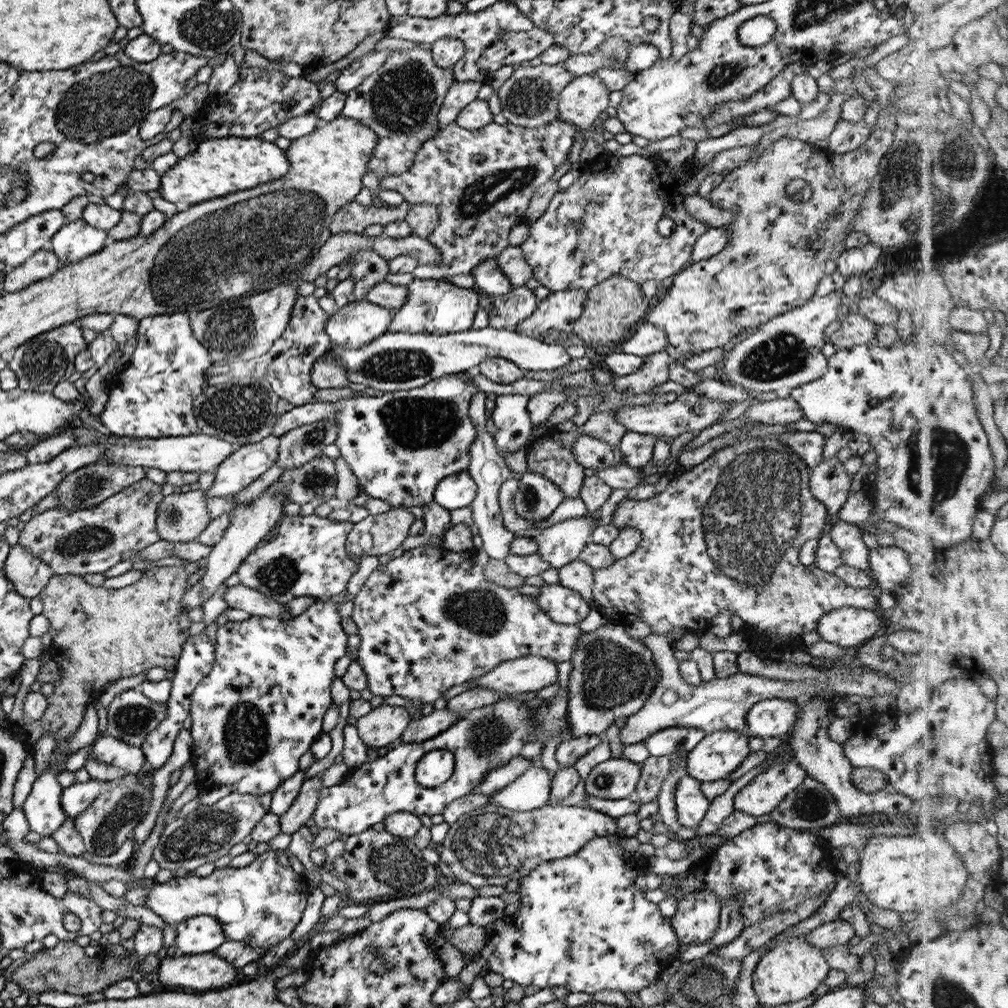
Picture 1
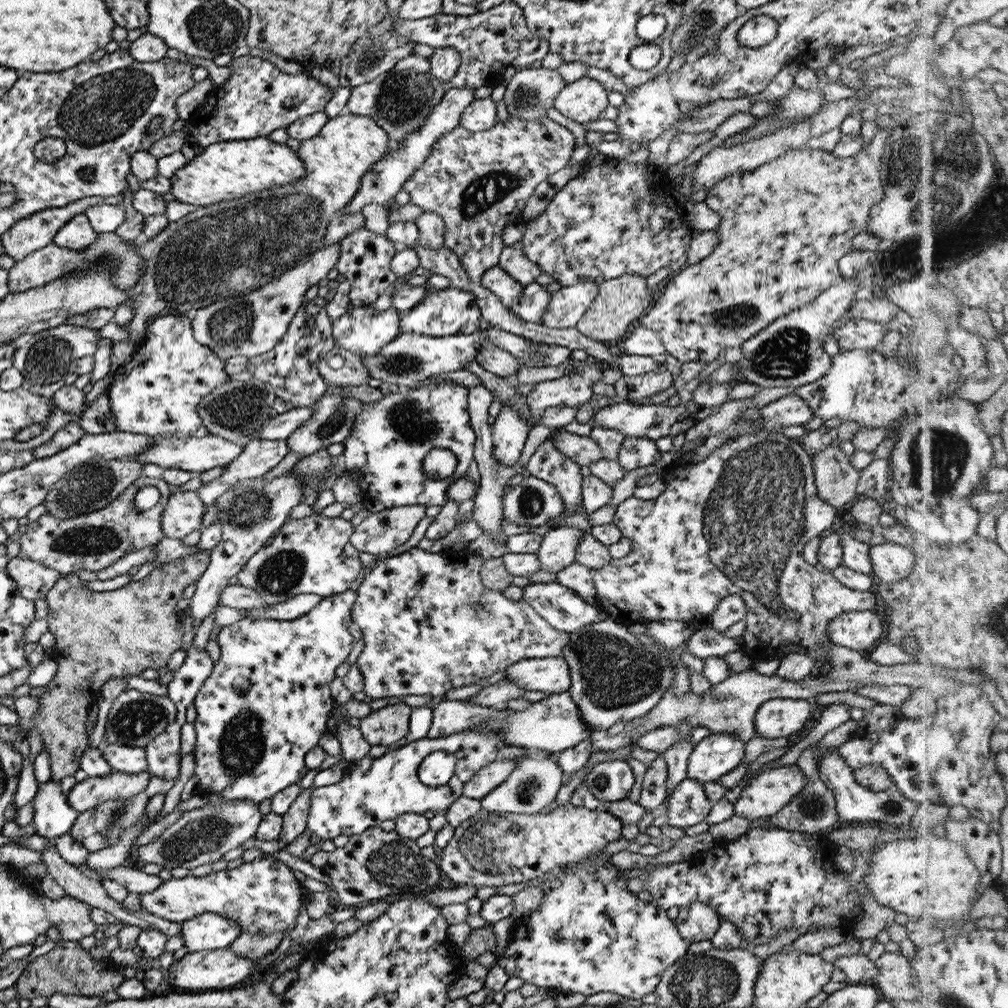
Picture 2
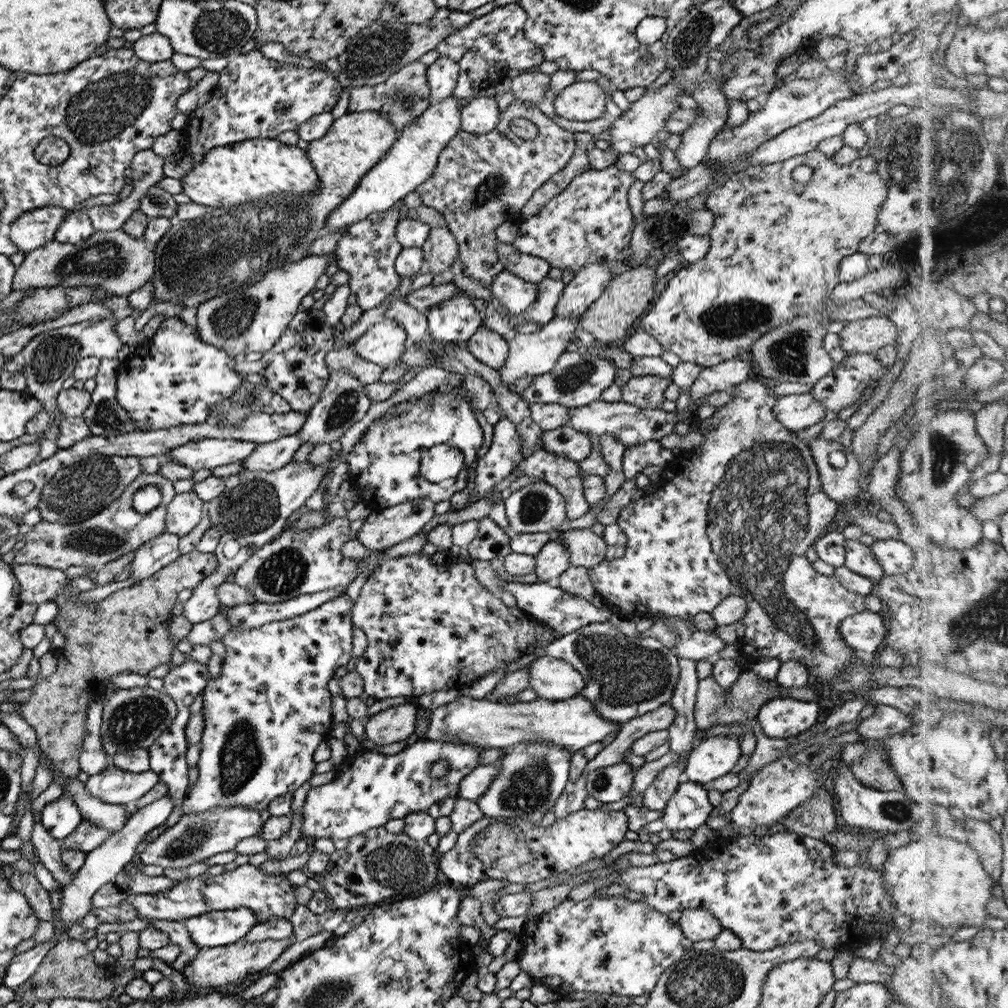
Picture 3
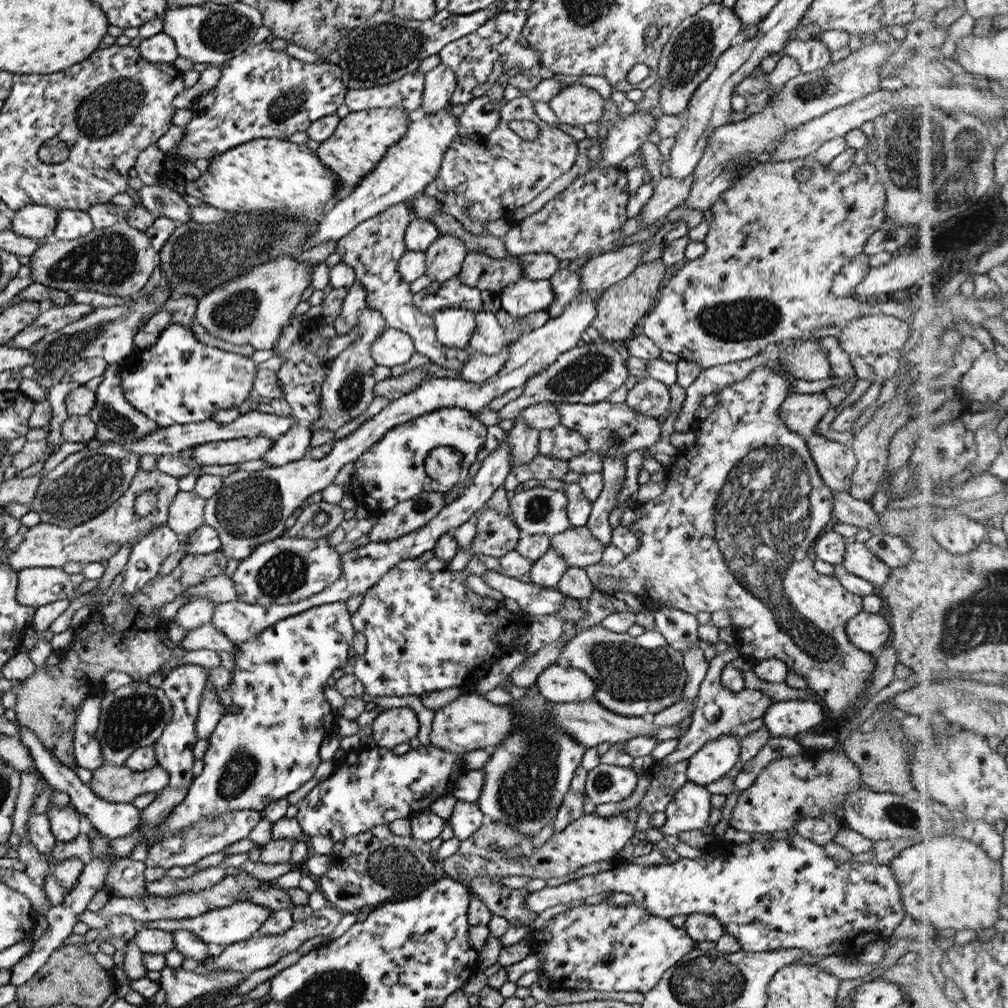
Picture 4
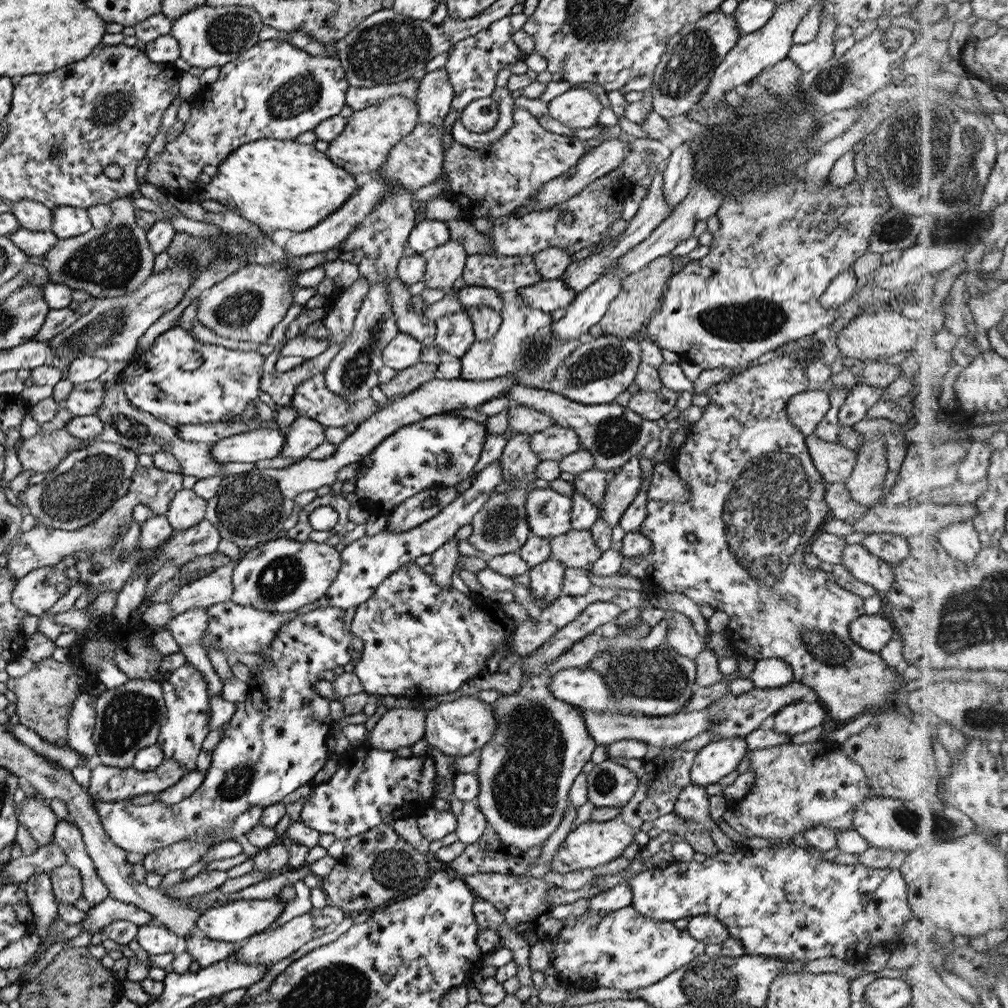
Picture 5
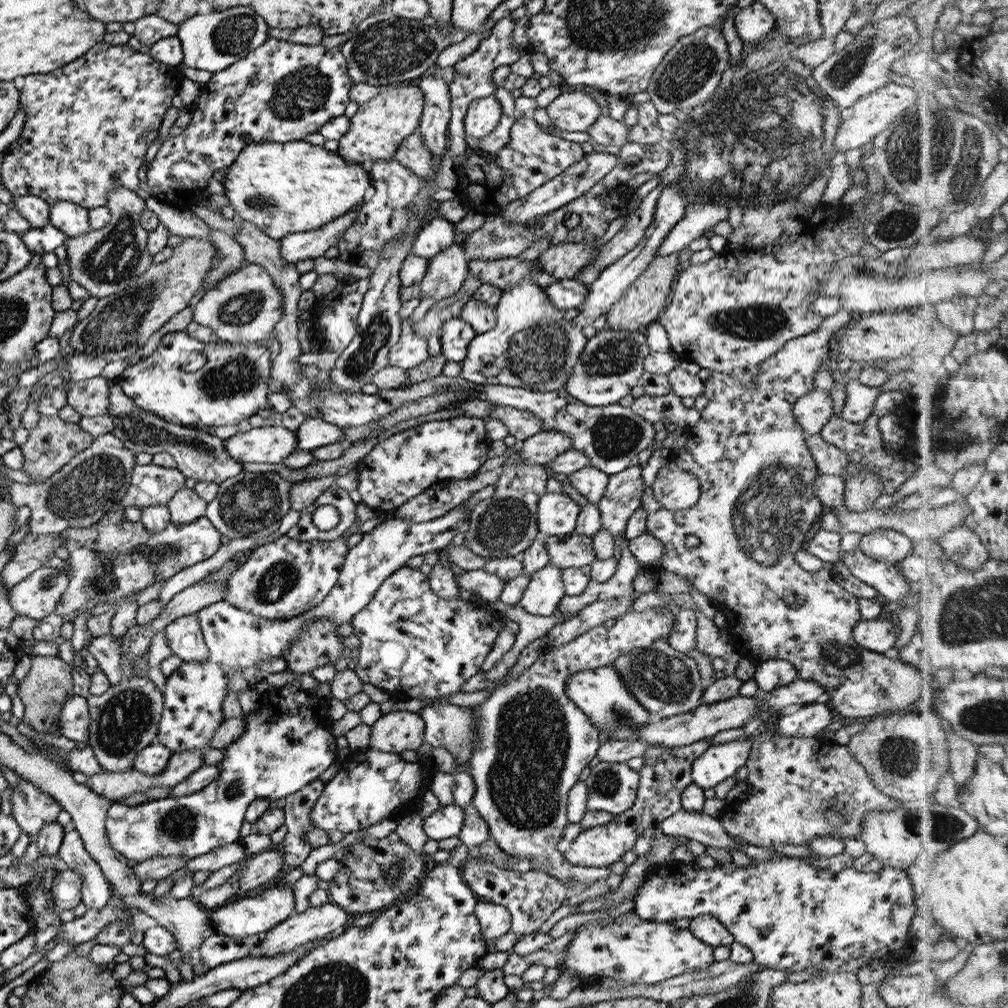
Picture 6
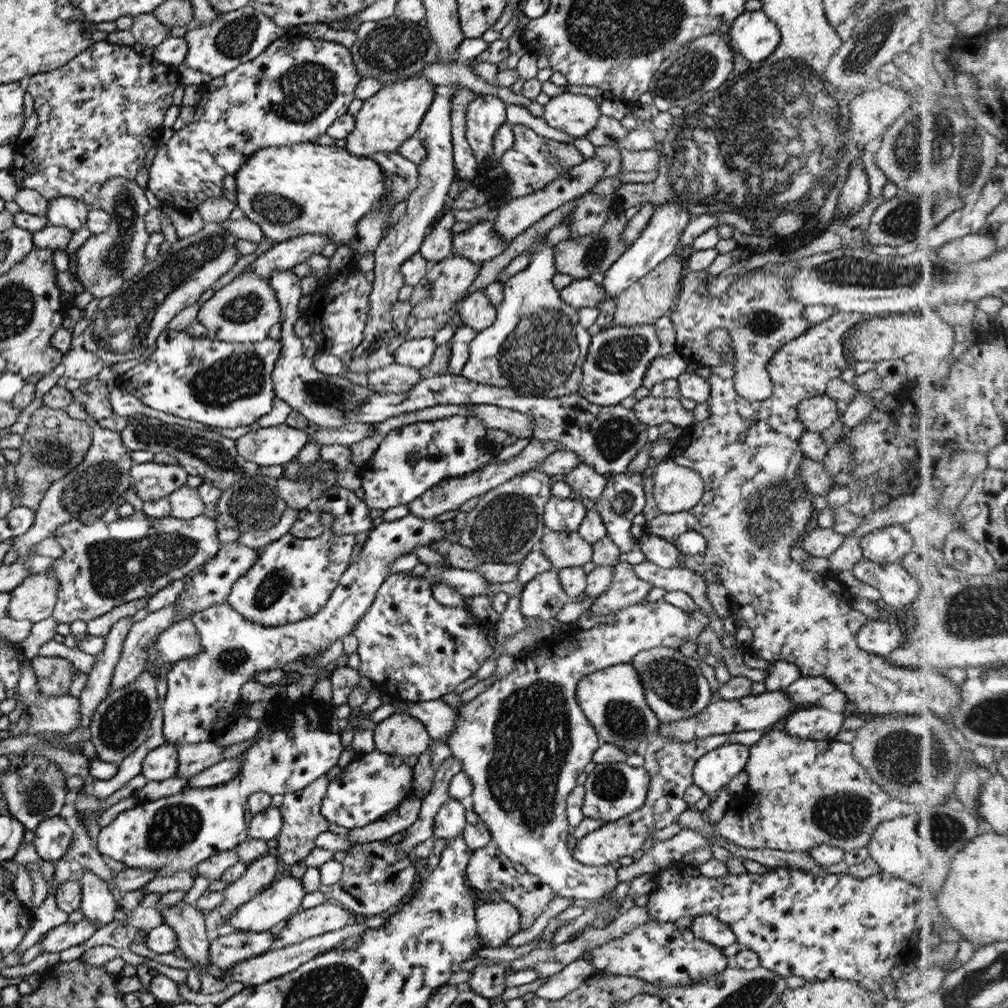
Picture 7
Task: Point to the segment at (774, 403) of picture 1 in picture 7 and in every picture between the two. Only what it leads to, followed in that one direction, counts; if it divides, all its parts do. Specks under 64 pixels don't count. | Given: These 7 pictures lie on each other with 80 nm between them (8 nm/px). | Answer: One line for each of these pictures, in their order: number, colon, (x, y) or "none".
2: (785, 411)
3: (795, 411)
4: (800, 413)
5: (805, 409)
6: (811, 411)
7: (816, 413)

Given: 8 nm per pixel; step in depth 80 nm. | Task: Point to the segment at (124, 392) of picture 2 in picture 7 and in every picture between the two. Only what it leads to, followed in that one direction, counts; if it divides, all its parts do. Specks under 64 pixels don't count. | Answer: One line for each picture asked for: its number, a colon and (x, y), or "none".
3: (171, 380)
4: (178, 380)
5: (226, 381)
6: (232, 384)
7: (215, 383)

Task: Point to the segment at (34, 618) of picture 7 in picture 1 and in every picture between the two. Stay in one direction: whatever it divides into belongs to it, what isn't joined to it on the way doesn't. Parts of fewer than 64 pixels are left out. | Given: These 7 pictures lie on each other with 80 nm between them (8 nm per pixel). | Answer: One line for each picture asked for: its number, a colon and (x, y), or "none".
1: (28, 575)
2: (33, 580)
3: (37, 584)
4: (35, 587)
5: (34, 593)
6: (36, 595)

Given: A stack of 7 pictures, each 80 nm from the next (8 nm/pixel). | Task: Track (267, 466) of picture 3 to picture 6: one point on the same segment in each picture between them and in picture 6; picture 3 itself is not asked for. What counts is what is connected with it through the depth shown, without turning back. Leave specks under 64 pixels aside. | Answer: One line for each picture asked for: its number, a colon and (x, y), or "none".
4: (290, 446)
5: (303, 434)
6: (311, 433)

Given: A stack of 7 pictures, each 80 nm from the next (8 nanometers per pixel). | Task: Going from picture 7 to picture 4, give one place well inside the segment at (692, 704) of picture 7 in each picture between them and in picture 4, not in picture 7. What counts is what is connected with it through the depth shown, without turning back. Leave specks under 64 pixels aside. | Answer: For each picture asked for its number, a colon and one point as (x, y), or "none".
4: (639, 676)
5: (646, 676)
6: (665, 682)

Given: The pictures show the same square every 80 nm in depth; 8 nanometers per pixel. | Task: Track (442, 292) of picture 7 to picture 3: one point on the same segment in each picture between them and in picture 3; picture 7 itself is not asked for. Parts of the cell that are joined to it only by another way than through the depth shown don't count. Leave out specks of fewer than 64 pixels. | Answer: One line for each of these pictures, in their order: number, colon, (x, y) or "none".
3: (438, 249)
4: (442, 258)
5: (444, 265)
6: (446, 271)

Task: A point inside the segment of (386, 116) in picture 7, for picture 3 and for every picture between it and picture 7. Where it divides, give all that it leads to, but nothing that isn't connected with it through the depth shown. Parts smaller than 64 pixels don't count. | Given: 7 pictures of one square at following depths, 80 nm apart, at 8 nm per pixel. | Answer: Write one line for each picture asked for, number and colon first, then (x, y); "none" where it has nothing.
3: (195, 260)
4: (360, 139)
5: (369, 133)
6: (377, 127)

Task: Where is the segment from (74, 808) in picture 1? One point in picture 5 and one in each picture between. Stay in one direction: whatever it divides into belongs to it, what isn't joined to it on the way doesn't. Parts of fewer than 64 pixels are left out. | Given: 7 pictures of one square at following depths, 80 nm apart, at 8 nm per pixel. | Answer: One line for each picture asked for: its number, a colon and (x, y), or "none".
2: (95, 789)
3: (112, 786)
4: (119, 784)
5: (109, 784)

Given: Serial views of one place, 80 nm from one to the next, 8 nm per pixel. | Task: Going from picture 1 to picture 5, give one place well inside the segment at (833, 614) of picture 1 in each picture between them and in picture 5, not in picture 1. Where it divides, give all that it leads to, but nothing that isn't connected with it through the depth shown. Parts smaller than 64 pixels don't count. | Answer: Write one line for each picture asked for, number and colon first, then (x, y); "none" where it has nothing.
2: (856, 630)
3: (863, 631)
4: (868, 632)
5: (871, 633)

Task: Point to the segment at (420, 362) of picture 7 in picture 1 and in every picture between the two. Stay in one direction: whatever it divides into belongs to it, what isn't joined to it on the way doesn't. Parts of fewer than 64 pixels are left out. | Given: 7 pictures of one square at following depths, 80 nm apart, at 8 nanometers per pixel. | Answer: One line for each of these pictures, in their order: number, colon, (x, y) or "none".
1: (357, 323)
2: (359, 330)
3: (382, 342)
4: (392, 347)
5: (402, 350)
6: (409, 350)

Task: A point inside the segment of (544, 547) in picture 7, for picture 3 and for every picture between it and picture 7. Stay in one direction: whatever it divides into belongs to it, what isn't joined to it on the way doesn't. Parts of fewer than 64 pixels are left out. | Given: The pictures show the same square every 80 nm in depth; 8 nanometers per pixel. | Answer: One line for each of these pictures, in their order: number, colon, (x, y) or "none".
3: (584, 548)
4: (578, 549)
5: (575, 549)
6: (571, 550)

